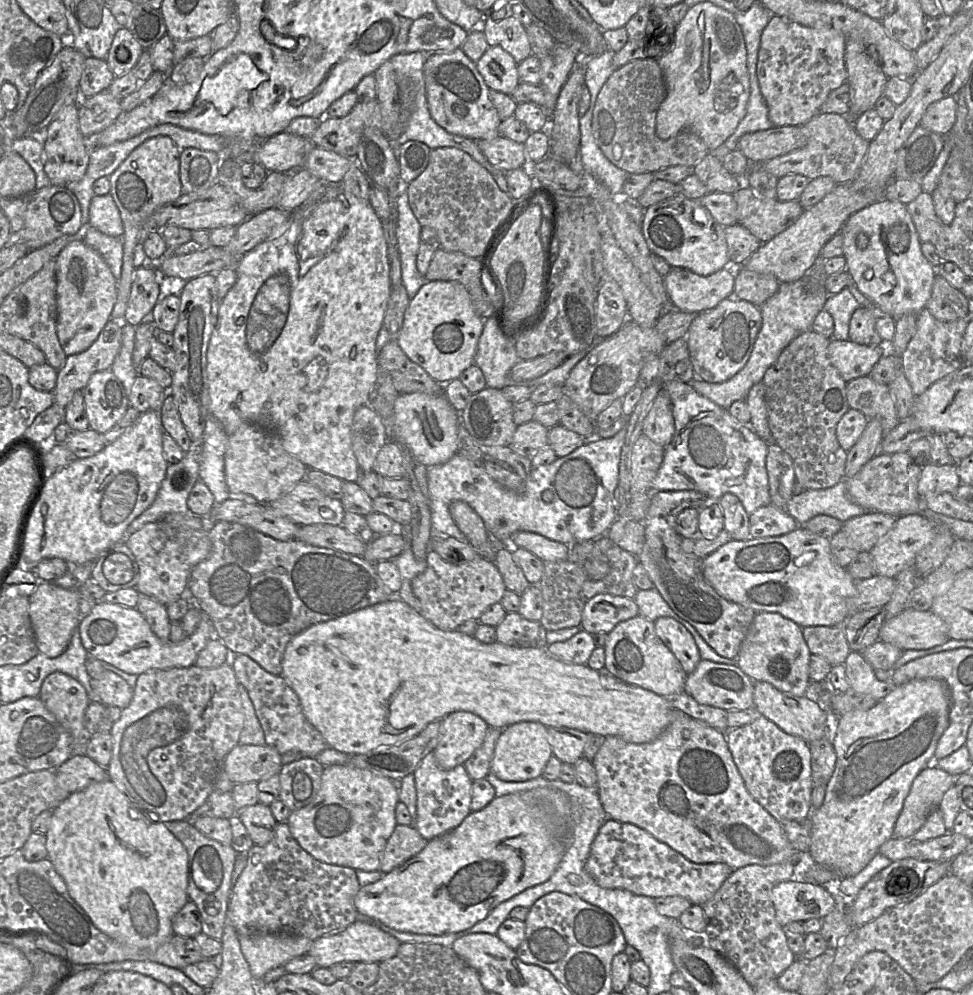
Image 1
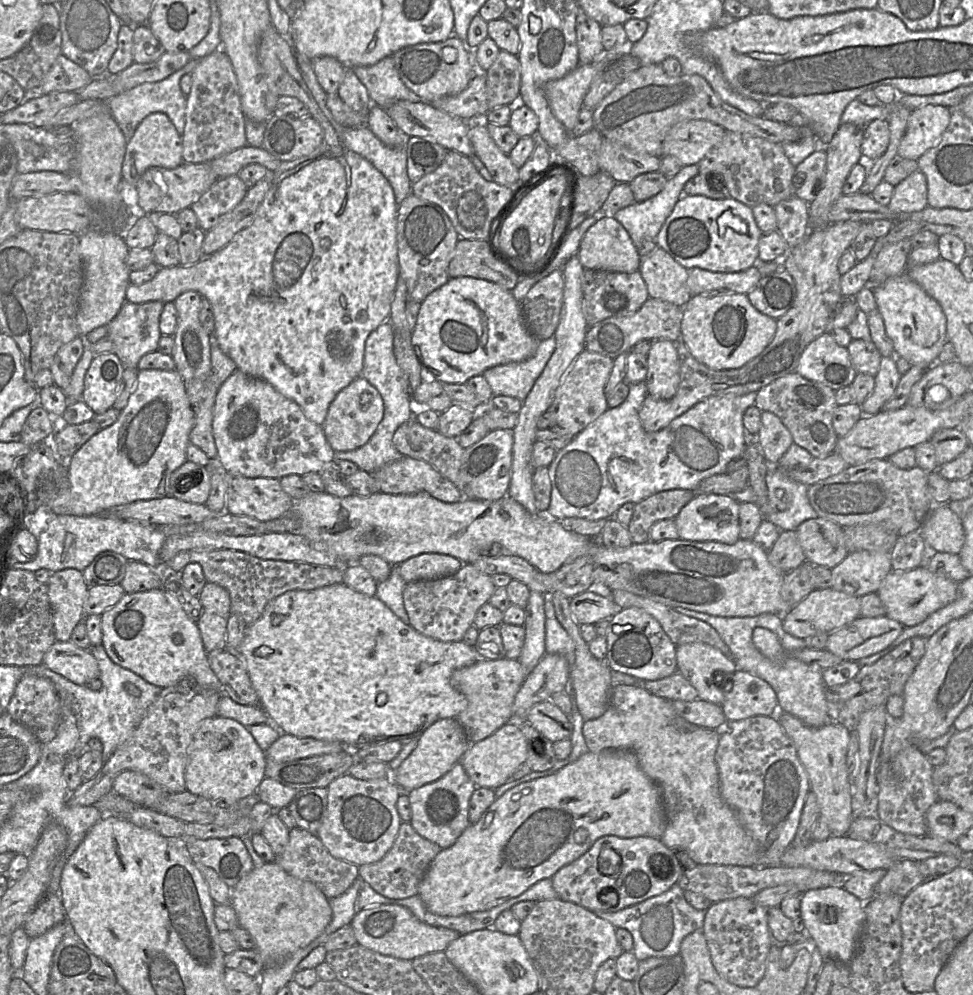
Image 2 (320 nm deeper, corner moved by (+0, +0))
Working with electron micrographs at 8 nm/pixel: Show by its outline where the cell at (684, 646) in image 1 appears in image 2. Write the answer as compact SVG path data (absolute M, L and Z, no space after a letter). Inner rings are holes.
M702 642L683 644L676 647L677 671L696 689L698 698L721 706L724 689L717 686L714 676L727 678L736 665L730 656Z

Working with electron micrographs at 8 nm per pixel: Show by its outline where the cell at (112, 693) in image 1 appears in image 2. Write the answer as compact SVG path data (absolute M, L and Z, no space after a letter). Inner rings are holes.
M70 640L55 641L43 657L43 665L77 685L99 679L98 662L89 649L82 649Z

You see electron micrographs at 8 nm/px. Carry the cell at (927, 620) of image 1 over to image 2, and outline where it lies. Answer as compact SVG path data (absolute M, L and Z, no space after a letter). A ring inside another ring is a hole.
M886 615L860 616L830 632L825 649L843 660L859 661L887 648L903 628L901 623Z

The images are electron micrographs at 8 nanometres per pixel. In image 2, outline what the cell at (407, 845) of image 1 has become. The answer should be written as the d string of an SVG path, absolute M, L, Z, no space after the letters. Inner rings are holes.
M401 822L391 849L379 861L359 866L359 877L377 893L391 899L404 899L418 894L427 869L442 850L437 844L420 836L410 822Z

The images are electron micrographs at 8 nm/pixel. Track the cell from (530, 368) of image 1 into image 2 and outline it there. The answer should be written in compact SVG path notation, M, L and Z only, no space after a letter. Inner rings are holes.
M649 298L632 315L608 318L588 328L585 349L614 360L619 355L633 350L633 347L642 340L664 339L681 342L682 308L660 299Z

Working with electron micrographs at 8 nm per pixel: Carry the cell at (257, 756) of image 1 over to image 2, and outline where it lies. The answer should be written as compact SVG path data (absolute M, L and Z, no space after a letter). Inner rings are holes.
M287 733L280 737L265 751L266 760L278 763L308 757L339 753L347 749L341 742L324 741L314 738L301 738Z

